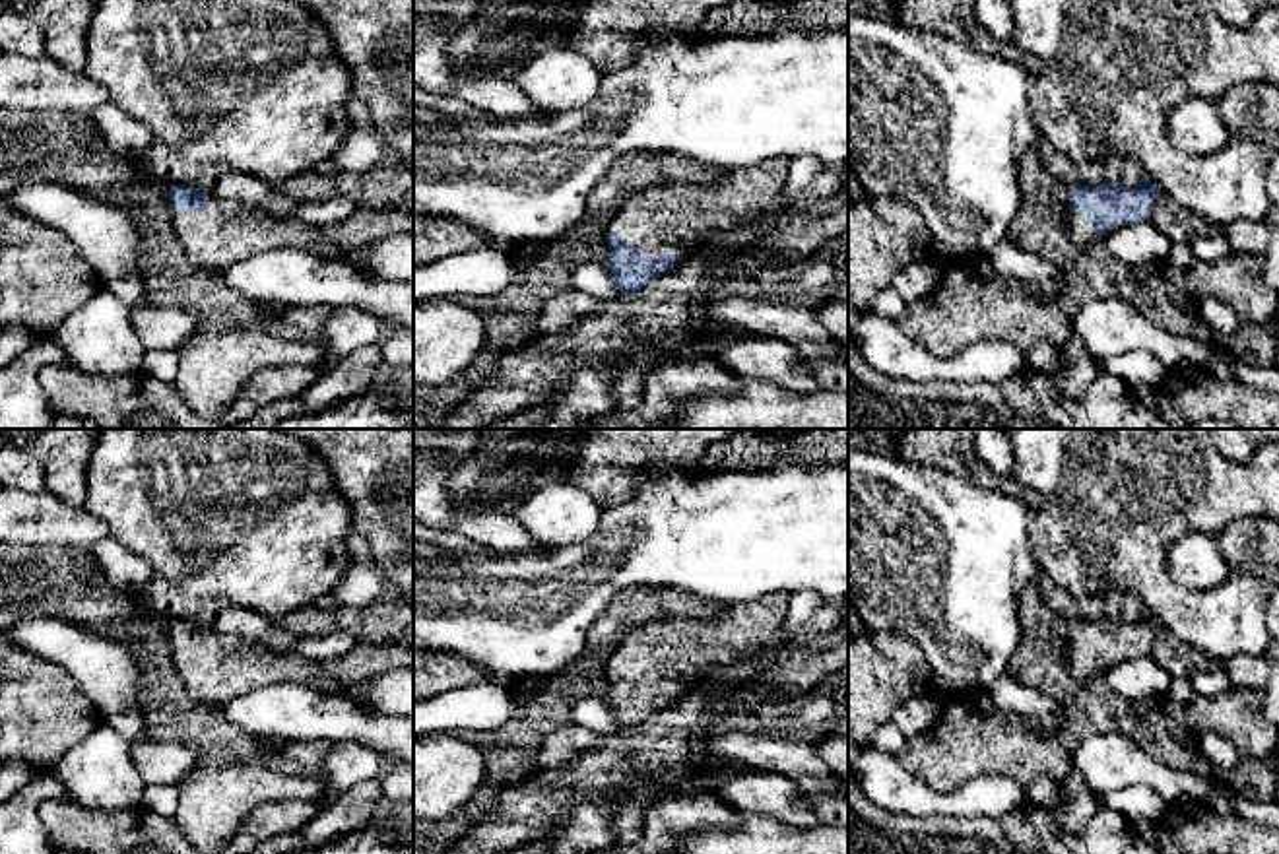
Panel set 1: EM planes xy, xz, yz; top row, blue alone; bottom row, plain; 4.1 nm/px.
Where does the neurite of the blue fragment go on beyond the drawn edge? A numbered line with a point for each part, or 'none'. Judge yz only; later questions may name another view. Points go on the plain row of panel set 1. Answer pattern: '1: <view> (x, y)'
1: yz (1082, 666)

